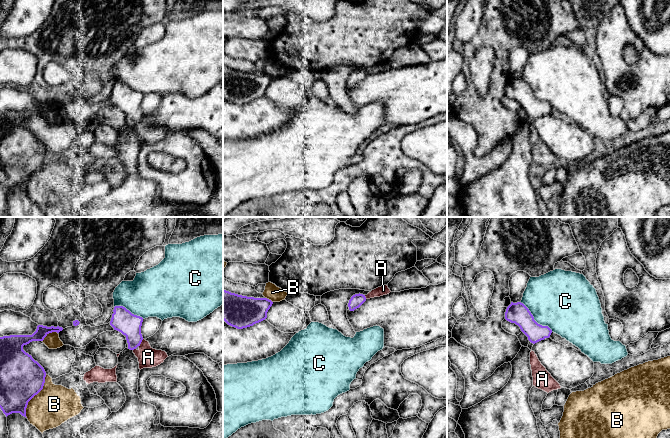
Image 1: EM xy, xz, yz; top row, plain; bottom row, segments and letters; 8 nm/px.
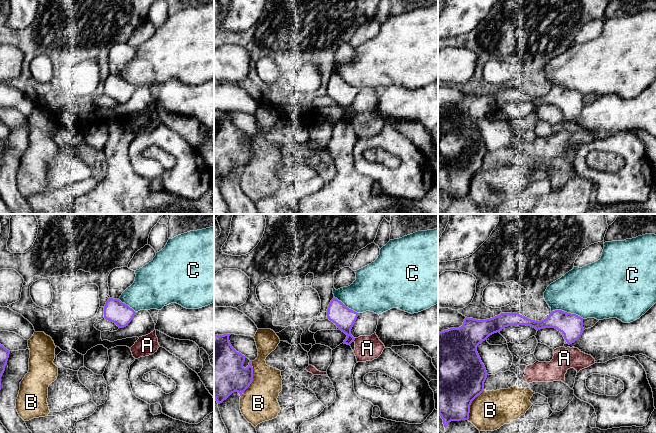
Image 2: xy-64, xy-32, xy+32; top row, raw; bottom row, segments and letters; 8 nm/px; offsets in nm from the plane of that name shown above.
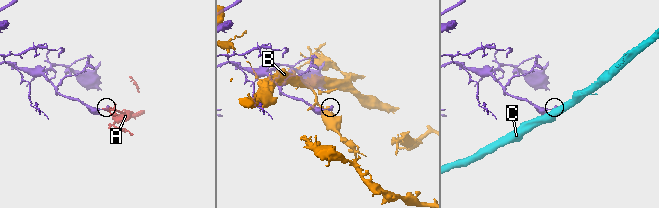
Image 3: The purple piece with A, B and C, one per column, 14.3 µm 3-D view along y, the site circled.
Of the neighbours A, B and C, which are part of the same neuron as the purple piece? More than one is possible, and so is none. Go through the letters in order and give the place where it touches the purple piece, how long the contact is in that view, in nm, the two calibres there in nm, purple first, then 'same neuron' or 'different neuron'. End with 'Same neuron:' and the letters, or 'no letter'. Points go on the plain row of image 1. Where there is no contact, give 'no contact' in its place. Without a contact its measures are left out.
A: xy (140, 119) | 70 nm | 180/160 nm | different neuron
B: xy (34, 171) | 380 nm | 360/320 nm | different neuron
C: yz (533, 95) | 360 nm | 170/460 nm | different neuron
Same neuron: no letter

